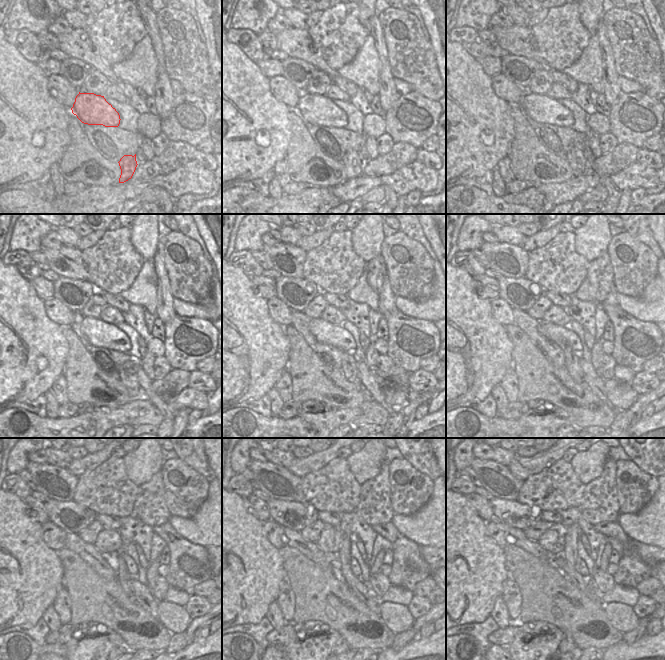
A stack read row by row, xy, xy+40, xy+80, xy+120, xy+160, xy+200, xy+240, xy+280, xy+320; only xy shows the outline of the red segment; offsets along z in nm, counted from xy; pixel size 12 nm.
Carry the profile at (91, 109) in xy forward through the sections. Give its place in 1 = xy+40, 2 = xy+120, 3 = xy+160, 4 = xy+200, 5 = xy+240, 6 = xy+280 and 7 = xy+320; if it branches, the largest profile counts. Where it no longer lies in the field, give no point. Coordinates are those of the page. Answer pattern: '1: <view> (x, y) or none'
1: xy+40 (316, 109)
2: xy+120 (99, 333)
3: xy+160 (324, 332)
4: xy+200 (566, 339)
5: xy+240 (124, 566)
6: xy+280 (343, 561)
7: xy+320 (573, 532)

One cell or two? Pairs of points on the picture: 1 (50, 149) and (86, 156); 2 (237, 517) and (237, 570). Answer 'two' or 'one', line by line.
1: two
2: one

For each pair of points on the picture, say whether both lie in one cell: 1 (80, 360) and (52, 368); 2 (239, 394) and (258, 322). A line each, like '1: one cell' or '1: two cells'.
1: two cells
2: one cell

